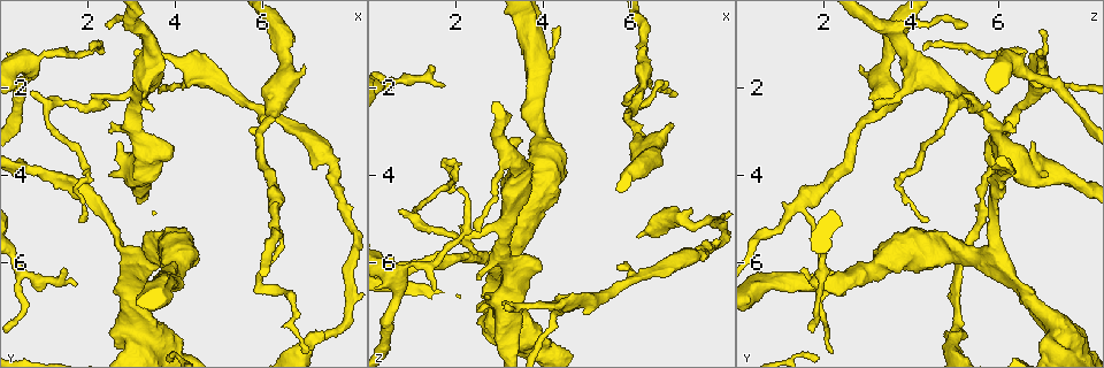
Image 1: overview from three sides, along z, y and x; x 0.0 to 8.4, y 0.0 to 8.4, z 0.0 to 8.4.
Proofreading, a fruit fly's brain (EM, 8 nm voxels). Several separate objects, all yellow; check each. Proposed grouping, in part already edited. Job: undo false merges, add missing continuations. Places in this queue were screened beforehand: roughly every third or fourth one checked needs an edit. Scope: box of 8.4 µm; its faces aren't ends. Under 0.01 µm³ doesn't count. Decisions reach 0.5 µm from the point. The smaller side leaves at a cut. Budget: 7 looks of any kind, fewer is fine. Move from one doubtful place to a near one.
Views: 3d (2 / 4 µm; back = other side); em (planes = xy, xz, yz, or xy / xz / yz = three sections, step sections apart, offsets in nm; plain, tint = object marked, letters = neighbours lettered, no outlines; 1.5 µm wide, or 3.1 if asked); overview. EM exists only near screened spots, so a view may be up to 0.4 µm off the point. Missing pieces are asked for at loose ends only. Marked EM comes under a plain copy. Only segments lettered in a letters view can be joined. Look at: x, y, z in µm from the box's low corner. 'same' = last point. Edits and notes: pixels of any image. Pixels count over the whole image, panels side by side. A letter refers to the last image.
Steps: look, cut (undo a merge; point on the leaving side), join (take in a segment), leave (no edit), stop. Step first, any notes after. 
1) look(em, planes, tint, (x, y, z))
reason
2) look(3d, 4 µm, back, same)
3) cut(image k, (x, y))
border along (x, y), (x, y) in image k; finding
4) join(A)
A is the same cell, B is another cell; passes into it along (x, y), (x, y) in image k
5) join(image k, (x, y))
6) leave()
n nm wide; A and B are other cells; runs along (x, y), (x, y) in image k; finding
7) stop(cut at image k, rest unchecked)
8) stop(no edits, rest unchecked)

look(em, xz, step 8, letters, (2.50, 4.05, 7.10))
free end

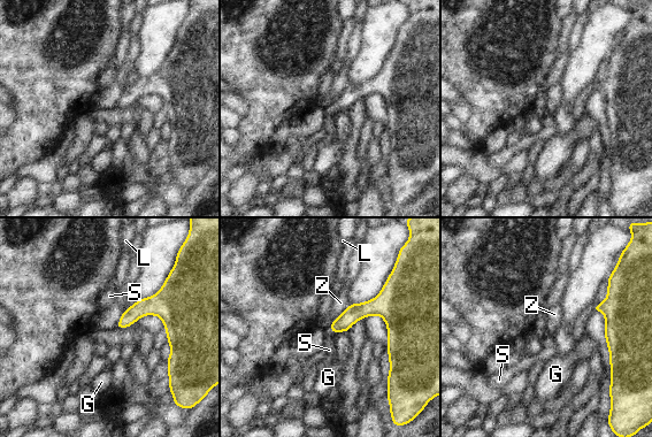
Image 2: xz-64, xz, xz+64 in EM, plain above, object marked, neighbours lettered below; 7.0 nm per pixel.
join(S)
S is the same cell, G, L and Z are other cells; the neuron continues

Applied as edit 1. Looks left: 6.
look(overview)
see it whole again

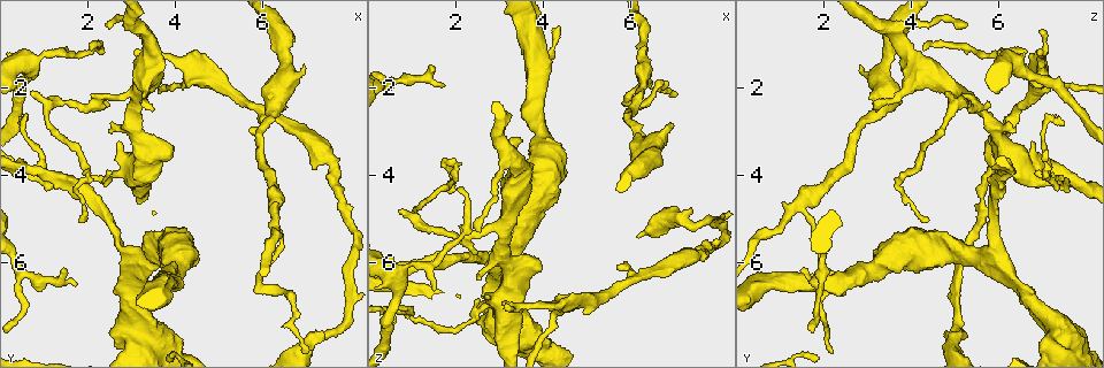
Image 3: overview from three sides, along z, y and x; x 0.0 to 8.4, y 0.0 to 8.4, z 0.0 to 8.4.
look(em, xy, step 8, tint, (0.70, 2.15, 4.85))
tapers out

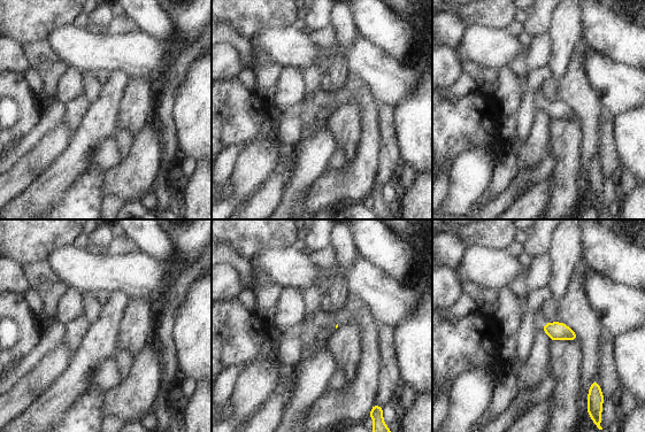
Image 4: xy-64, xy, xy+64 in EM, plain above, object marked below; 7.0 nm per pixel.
look(em, planes, letters, same)
cut it another way

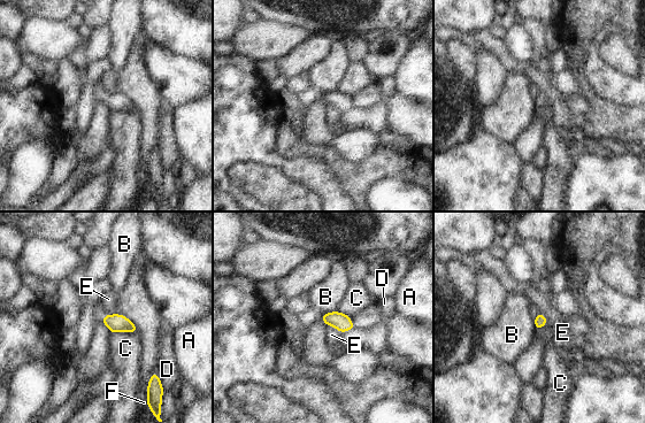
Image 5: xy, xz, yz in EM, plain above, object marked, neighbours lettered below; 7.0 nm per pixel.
leave()
A, B, C, D, E and F are other cells; border along (328, 324), (332, 325), (340, 333) in image 5; none of them fits

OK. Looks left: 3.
look(em, yz, step 4, tint, (3.50, 2.50, 3.20))
tapers out

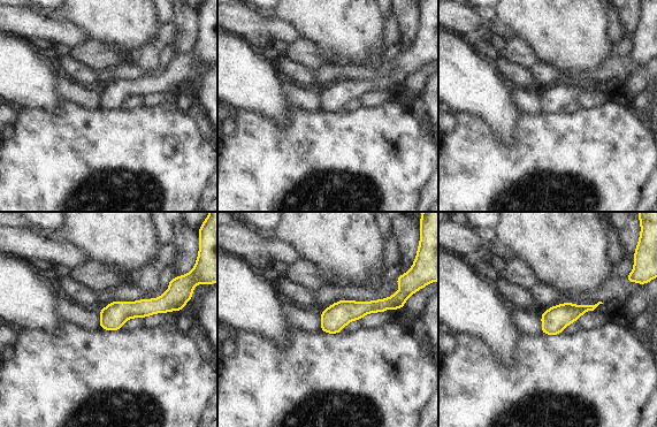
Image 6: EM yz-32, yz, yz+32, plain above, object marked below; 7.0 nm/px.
look(em, planes, letters, same)
cut it another way

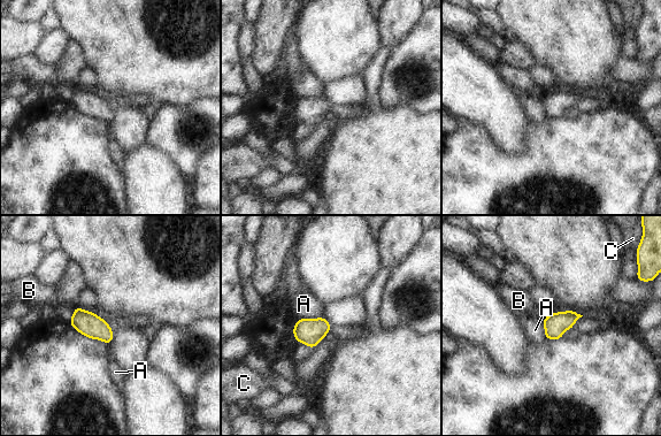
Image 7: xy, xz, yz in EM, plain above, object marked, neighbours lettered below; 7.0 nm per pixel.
leave()
A, B and C are other cells; border along (322, 316), (300, 318), (297, 321) in image 7; no lettered segment goes on from it

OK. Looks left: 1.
stop(join at image 2, rest unchecked)

